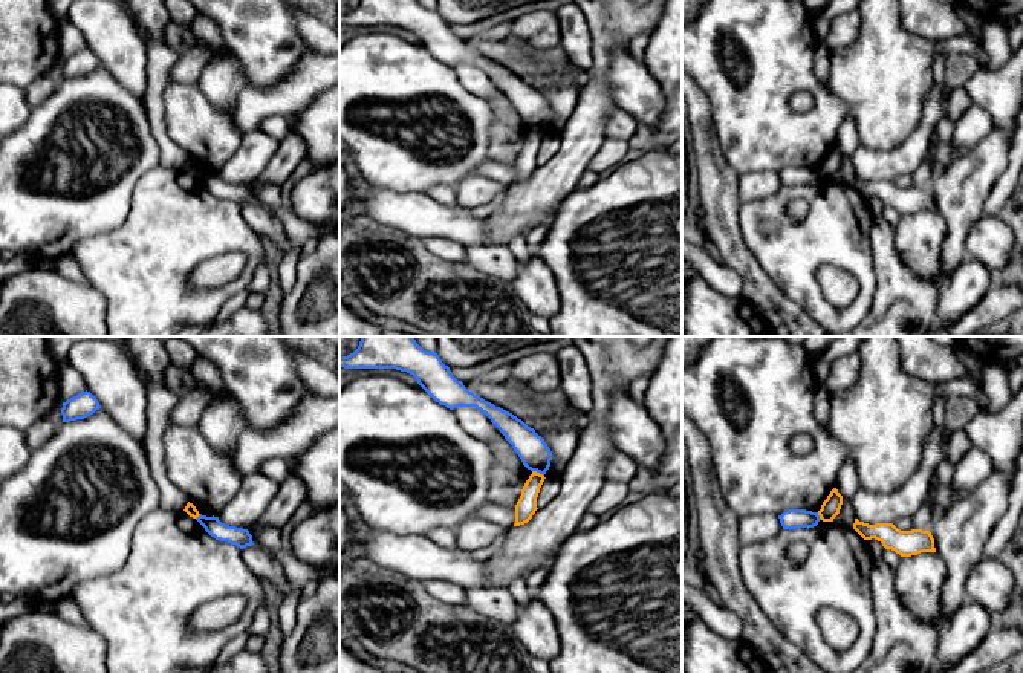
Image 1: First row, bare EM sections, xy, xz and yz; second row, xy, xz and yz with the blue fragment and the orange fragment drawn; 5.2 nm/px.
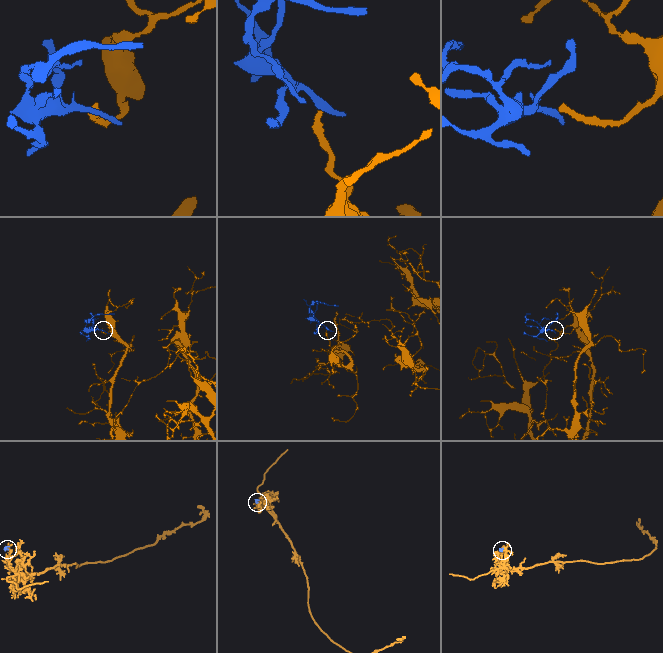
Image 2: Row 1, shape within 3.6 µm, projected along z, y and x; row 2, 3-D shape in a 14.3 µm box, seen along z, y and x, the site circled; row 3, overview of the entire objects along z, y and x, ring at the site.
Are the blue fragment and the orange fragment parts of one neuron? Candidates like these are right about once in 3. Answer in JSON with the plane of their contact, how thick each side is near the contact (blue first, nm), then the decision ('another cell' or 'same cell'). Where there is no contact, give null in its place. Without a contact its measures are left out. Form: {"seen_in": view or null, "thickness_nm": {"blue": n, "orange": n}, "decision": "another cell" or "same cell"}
{"seen_in": "xz", "thickness_nm": {"blue": 160, "orange": 110}, "decision": "another cell"}

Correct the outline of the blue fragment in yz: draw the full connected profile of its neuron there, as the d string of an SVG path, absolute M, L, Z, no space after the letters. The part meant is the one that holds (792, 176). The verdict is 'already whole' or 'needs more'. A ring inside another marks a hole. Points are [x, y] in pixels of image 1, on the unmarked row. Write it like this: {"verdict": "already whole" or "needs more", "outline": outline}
{"verdict": "already whole", "outline": "M789 167L778 173L783 187L814 185L821 177L818 170L806 167Z"}

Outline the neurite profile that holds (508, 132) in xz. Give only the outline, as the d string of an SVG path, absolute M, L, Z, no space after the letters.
M503 92L489 101L494 113L488 159L515 167L521 147L532 132Z

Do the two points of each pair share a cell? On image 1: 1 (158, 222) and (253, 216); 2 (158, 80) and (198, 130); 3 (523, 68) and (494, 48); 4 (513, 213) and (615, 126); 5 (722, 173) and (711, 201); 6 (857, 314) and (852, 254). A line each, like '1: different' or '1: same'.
1: different
2: different
3: same
4: different
5: same
6: same

